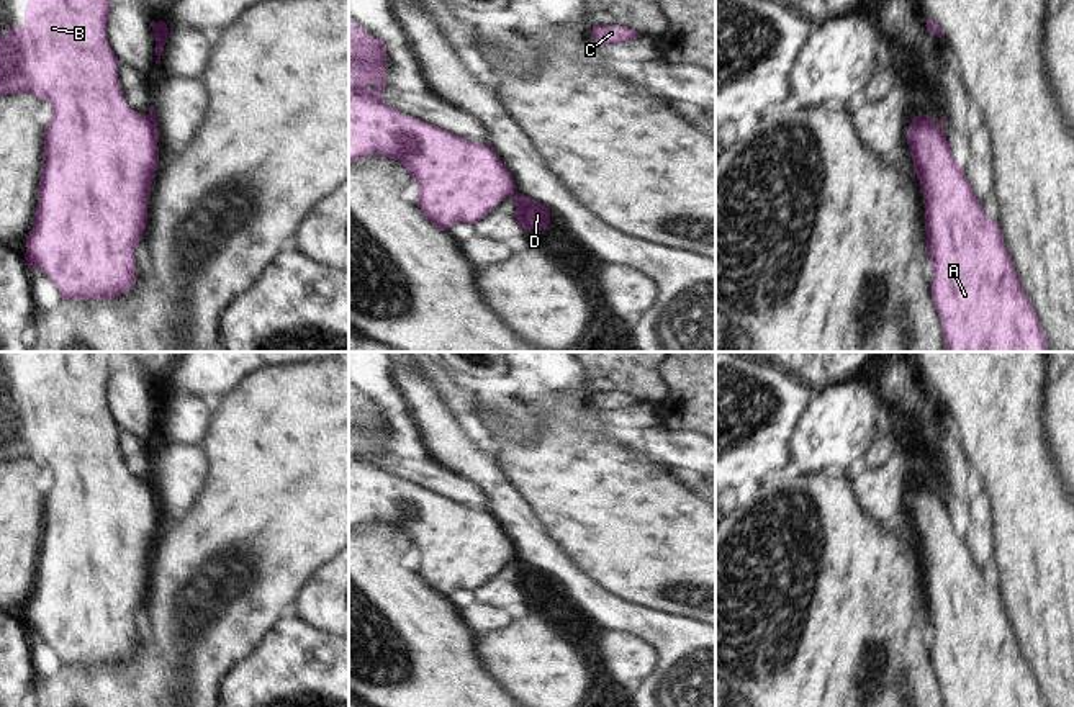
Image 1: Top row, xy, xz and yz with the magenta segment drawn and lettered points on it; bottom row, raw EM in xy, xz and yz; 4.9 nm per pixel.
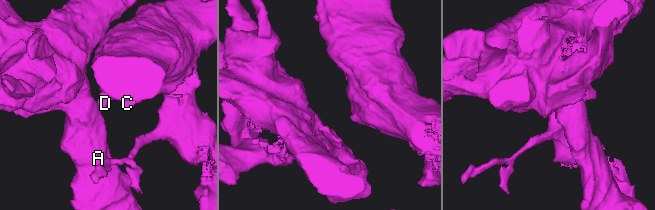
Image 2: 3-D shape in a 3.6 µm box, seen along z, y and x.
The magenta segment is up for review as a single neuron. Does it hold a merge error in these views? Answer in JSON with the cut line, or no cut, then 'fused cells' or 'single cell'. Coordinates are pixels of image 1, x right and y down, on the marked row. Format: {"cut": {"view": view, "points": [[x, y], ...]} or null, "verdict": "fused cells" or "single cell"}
{"cut": {"view": "yz", "points": [[922, 115], [929, 125], [934, 125], [945, 136]]}, "verdict": "fused cells"}

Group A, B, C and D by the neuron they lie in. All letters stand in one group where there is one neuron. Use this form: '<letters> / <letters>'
A B C / D

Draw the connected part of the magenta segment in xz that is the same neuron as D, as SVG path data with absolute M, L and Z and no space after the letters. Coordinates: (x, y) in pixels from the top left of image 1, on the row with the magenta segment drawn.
M514 193L514 200L516 200L516 219L519 223L519 226L524 229L524 231L540 231L540 229L547 229L548 224L550 224L550 211L524 196L522 193Z

